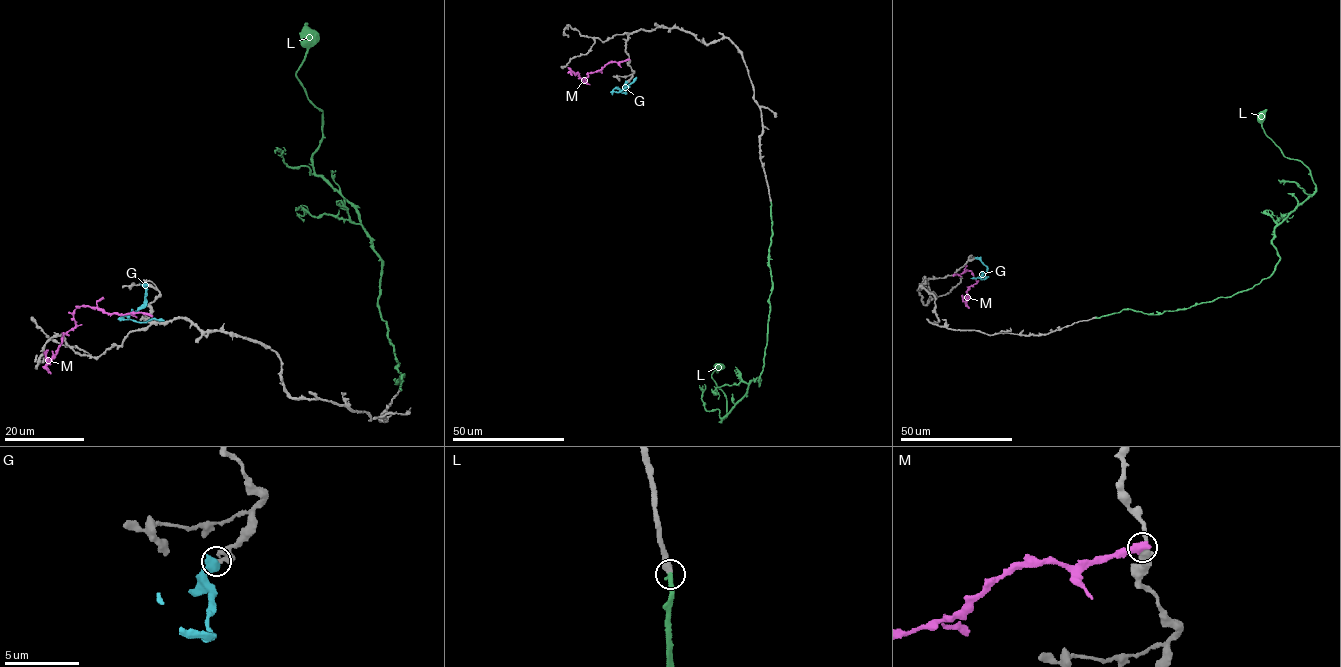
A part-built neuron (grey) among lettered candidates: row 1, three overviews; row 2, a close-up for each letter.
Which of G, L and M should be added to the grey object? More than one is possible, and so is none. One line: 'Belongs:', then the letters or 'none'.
Belongs: L

